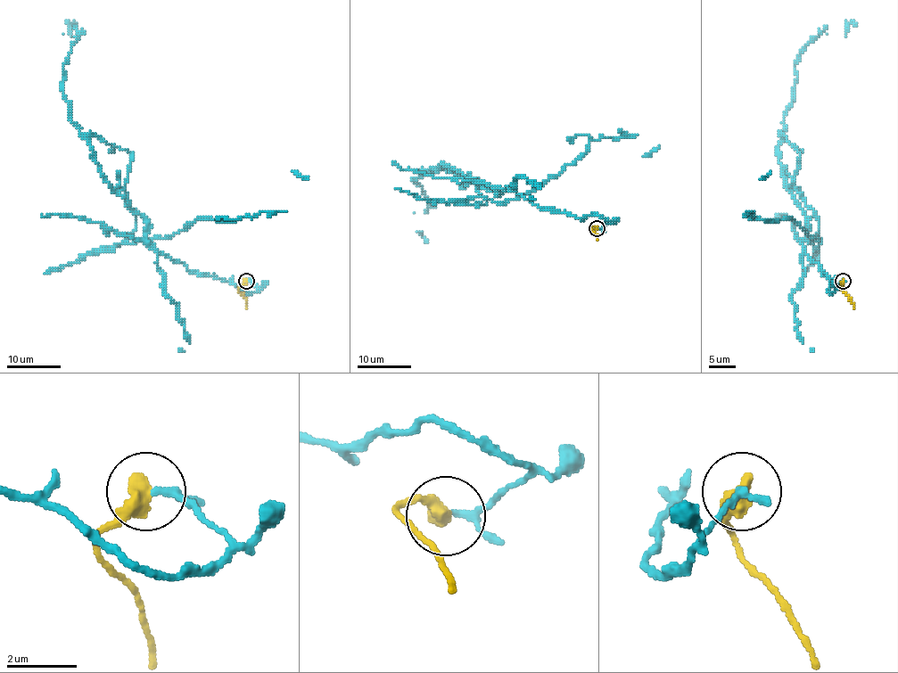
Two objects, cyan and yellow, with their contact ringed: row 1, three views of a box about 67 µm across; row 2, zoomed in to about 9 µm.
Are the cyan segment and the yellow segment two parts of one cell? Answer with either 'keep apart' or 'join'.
keep apart

